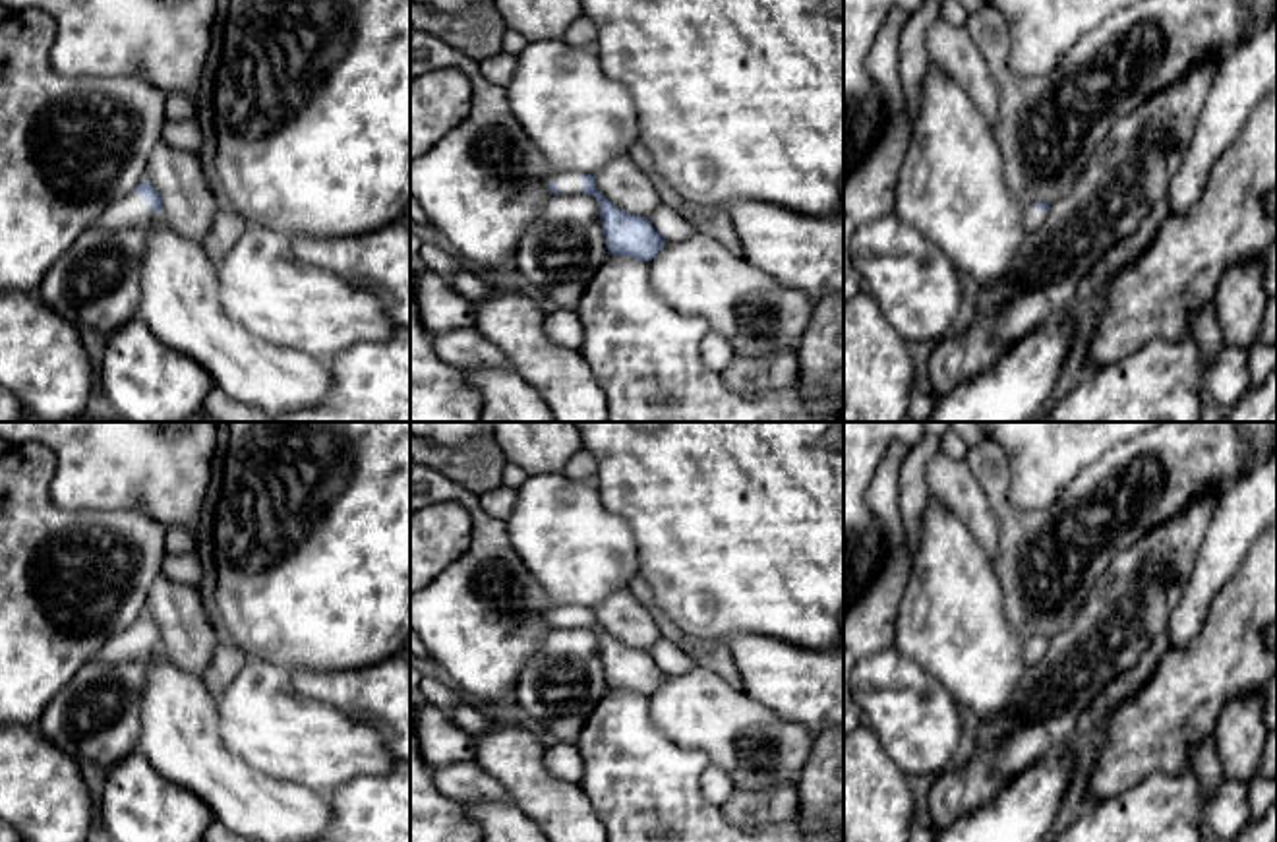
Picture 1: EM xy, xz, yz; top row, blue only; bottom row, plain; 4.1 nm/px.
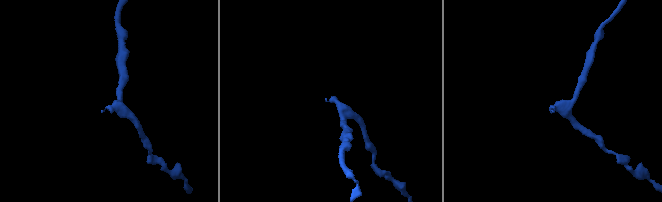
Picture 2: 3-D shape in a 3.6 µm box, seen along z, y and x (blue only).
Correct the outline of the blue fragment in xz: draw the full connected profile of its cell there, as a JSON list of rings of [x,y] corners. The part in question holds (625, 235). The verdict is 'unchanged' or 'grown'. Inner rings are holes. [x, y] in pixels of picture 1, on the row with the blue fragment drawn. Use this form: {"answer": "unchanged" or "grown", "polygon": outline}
{"answer": "grown", "polygon": [[[553,172],[546,182],[553,195],[588,194],[598,201],[609,256],[635,257],[648,263],[662,252],[666,238],[652,226],[650,219],[615,207],[598,192],[594,176]]]}

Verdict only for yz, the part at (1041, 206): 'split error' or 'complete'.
split error

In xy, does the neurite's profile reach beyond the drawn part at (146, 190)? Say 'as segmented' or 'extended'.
extended

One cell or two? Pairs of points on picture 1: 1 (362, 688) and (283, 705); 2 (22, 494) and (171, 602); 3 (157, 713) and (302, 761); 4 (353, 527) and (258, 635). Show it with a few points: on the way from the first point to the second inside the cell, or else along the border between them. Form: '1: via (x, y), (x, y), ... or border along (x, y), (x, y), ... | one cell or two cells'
1: border along (289, 672), (298, 693), (326, 701), (353, 721) | two cells
2: border along (161, 571), (148, 593), (144, 612) | two cells
3: border along (215, 697), (221, 740), (252, 767) | two cells
4: via (331, 554), (277, 608) | one cell

